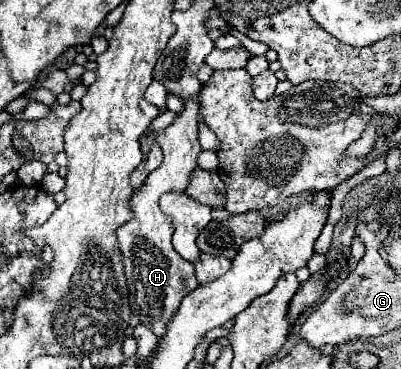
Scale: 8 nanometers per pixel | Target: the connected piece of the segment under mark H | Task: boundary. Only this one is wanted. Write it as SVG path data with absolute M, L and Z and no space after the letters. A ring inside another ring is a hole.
M199 95L197 101L183 101L183 111L175 117L175 121L167 129L155 133L155 141L163 151L163 165L155 169L147 177L141 191L131 197L135 219L117 229L131 311L139 317L139 323L147 325L157 335L157 339L161 339L161 333L165 333L165 325L169 323L169 317L173 317L173 311L177 311L177 305L181 305L181 297L185 297L185 293L191 293L197 285L193 265L185 261L171 245L173 221L169 221L169 217L161 213L159 197L167 191L185 191L189 175L197 167L197 157L201 153L201 145L197 141L197 127L201 121L199 107Z

